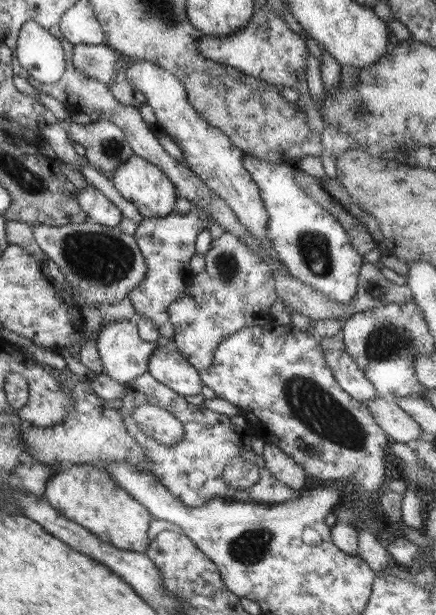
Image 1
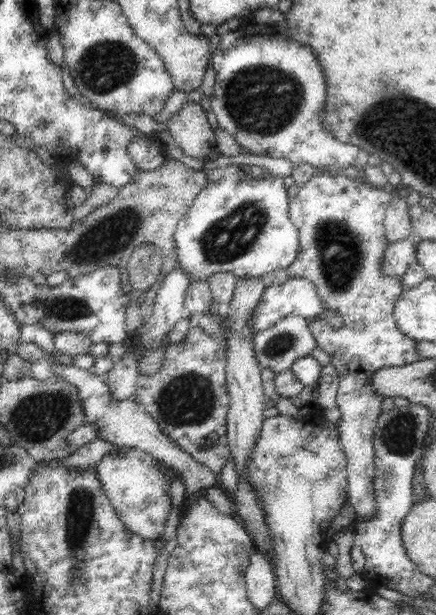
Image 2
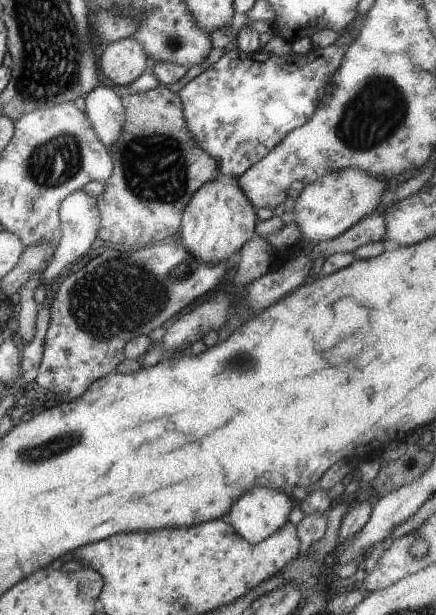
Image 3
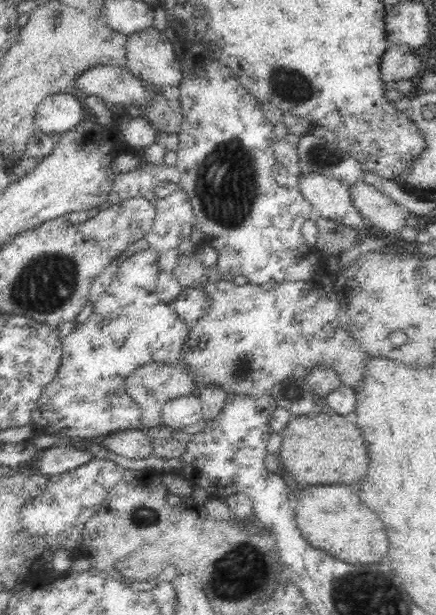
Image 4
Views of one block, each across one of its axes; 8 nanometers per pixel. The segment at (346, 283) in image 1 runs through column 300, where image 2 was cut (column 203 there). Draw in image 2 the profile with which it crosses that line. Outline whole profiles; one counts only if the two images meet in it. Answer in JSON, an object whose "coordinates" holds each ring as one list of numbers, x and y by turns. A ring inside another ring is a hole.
{"coordinates":[[232,164,226,167,214,167,210,170,206,169,206,174,208,177,208,184,198,192,198,196,194,198,194,202,190,204,184,216,178,221,176,230,174,231,179,268,190,277,191,282,196,282,196,280,207,280,207,278,210,278,210,275,216,274,216,272,231,272,238,278,261,278,264,274,274,272,274,270,288,268,288,266,296,260,296,254,298,254,298,250,300,250,298,229,289,219,290,197,288,191,288,180,272,175,268,169,264,169,264,167,241,164]]}

